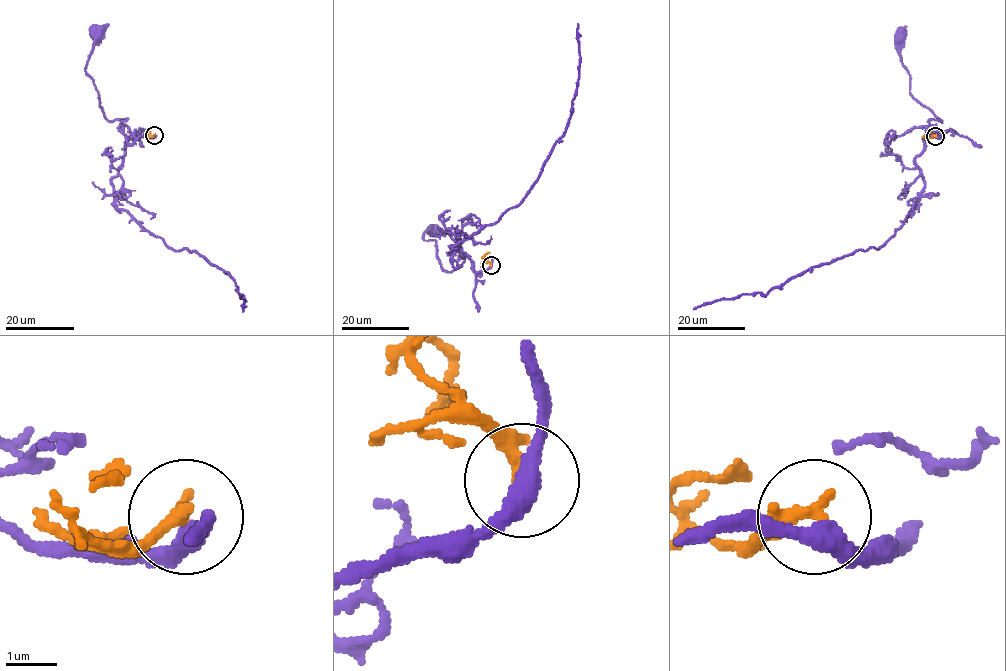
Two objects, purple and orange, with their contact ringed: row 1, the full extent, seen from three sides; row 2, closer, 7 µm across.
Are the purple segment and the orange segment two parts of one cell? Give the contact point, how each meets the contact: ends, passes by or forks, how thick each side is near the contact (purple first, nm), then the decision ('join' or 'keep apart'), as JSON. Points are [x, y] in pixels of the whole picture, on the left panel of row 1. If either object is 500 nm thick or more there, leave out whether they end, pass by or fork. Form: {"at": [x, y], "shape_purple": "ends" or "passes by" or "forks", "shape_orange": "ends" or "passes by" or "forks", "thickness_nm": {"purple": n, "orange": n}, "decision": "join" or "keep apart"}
{"at": [154, 135], "shape_purple": "passes by", "shape_orange": "ends", "thickness_nm": {"purple": 360, "orange": 320}, "decision": "join"}

